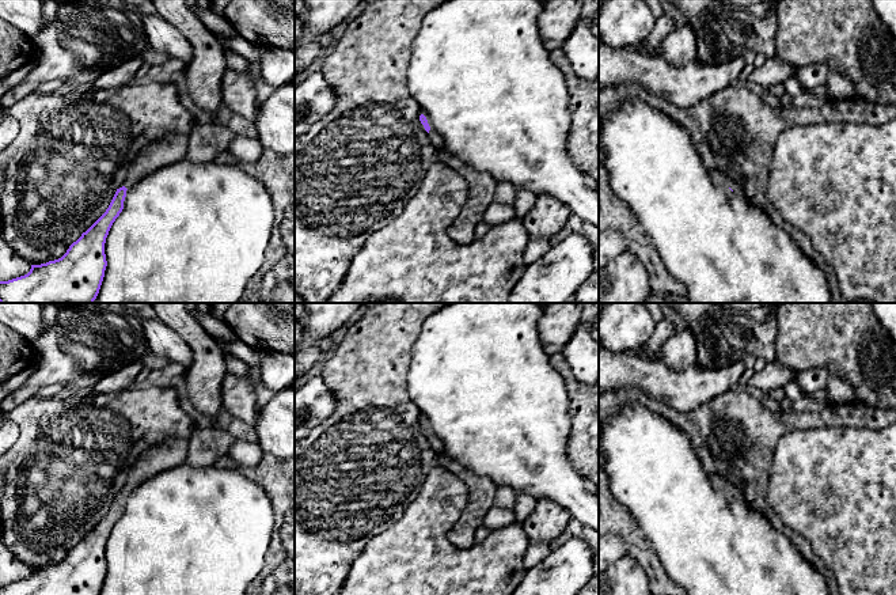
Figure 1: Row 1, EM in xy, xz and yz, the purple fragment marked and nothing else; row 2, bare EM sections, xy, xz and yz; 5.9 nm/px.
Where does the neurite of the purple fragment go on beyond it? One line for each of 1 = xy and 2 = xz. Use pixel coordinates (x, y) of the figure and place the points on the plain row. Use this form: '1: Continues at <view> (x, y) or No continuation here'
1: Continues at xy (171, 453)
2: Continues at xz (436, 443)

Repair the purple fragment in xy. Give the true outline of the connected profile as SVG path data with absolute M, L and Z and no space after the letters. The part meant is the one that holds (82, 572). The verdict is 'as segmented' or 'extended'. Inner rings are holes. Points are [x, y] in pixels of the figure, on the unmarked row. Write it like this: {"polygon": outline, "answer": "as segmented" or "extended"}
{"polygon": "M171 437L149 447L132 465L125 489L117 493L106 516L54 565L31 569L27 579L0 585L0 595L99 595L107 571L105 547L124 513L126 494L145 480L186 463L189 439Z", "answer": "extended"}

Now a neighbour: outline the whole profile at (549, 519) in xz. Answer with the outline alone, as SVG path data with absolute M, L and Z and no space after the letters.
M539 499L535 509L523 522L523 528L529 542L551 545L567 528L570 519L570 512L558 503L550 499Z

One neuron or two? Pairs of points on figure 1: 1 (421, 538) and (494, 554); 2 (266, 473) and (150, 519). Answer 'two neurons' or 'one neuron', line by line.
1: one neuron
2: two neurons

